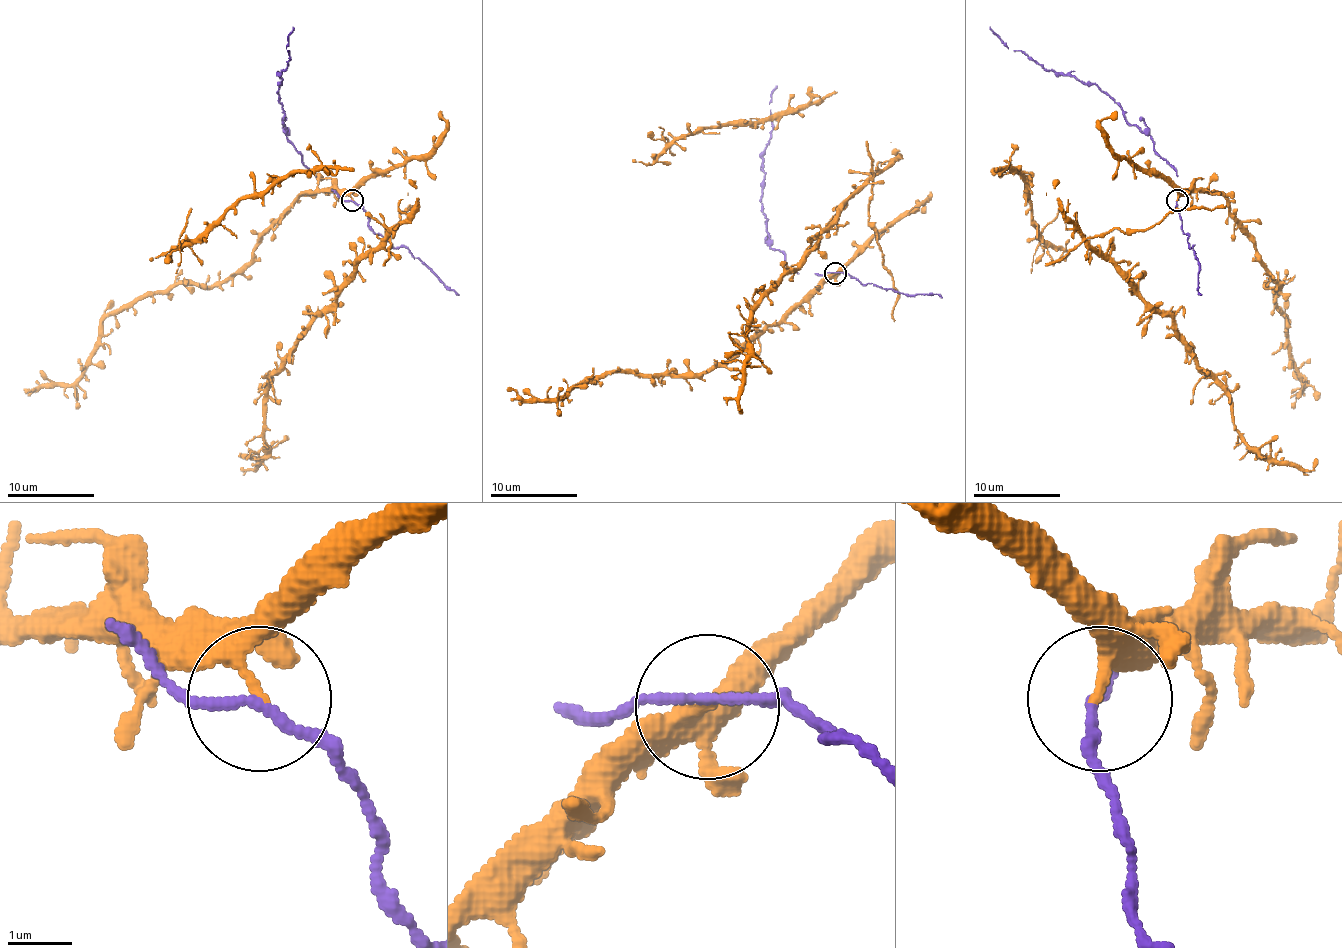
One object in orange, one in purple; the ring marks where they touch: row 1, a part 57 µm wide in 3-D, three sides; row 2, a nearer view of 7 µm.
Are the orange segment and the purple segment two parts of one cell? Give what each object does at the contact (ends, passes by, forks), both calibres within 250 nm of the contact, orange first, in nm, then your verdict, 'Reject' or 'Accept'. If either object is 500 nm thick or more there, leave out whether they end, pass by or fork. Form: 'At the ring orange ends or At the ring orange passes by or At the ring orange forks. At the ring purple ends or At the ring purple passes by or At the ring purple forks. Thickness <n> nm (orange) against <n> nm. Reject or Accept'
At the ring orange ends. At the ring purple passes by. Thickness 220 nm (orange) against 140 nm. Reject

